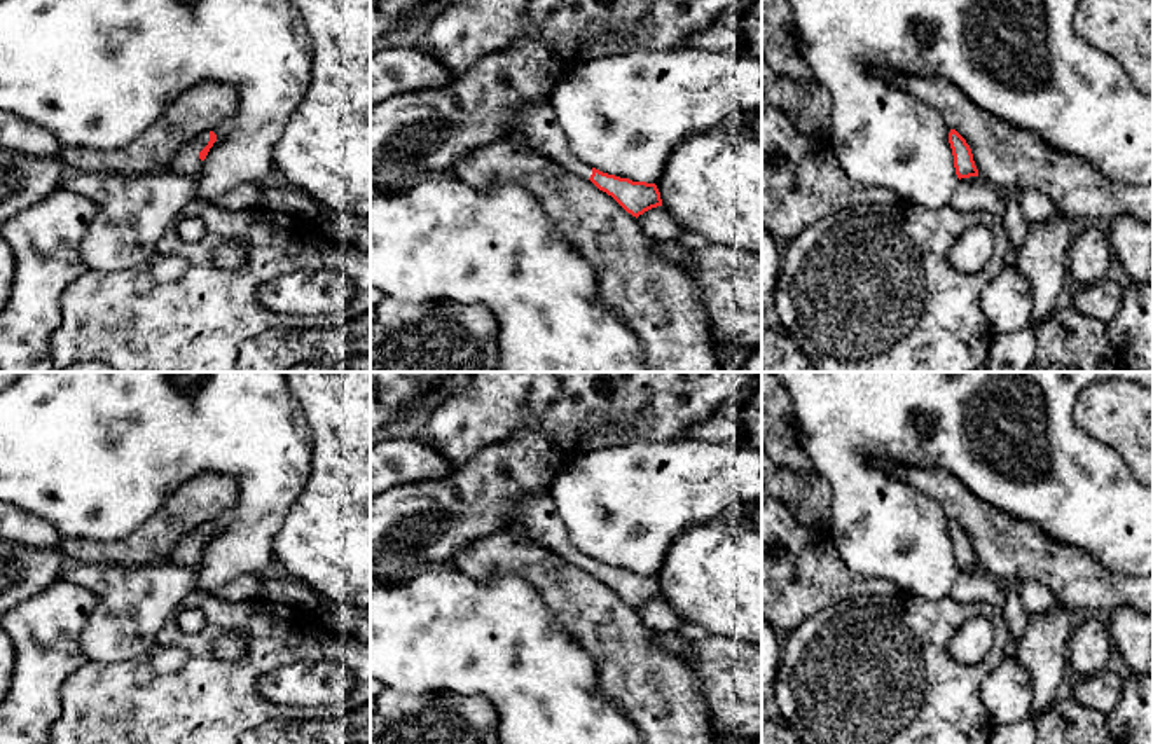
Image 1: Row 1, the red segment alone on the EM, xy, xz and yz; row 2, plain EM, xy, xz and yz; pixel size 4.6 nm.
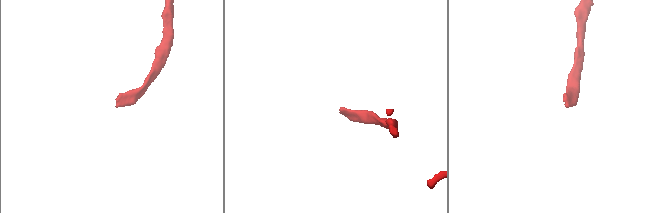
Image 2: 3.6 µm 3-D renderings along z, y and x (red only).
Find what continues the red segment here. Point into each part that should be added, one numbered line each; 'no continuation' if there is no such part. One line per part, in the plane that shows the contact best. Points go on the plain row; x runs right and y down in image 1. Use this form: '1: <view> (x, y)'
1: xy (187, 552)

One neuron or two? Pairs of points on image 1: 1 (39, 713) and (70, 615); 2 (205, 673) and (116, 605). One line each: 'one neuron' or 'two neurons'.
1: one neuron
2: two neurons

